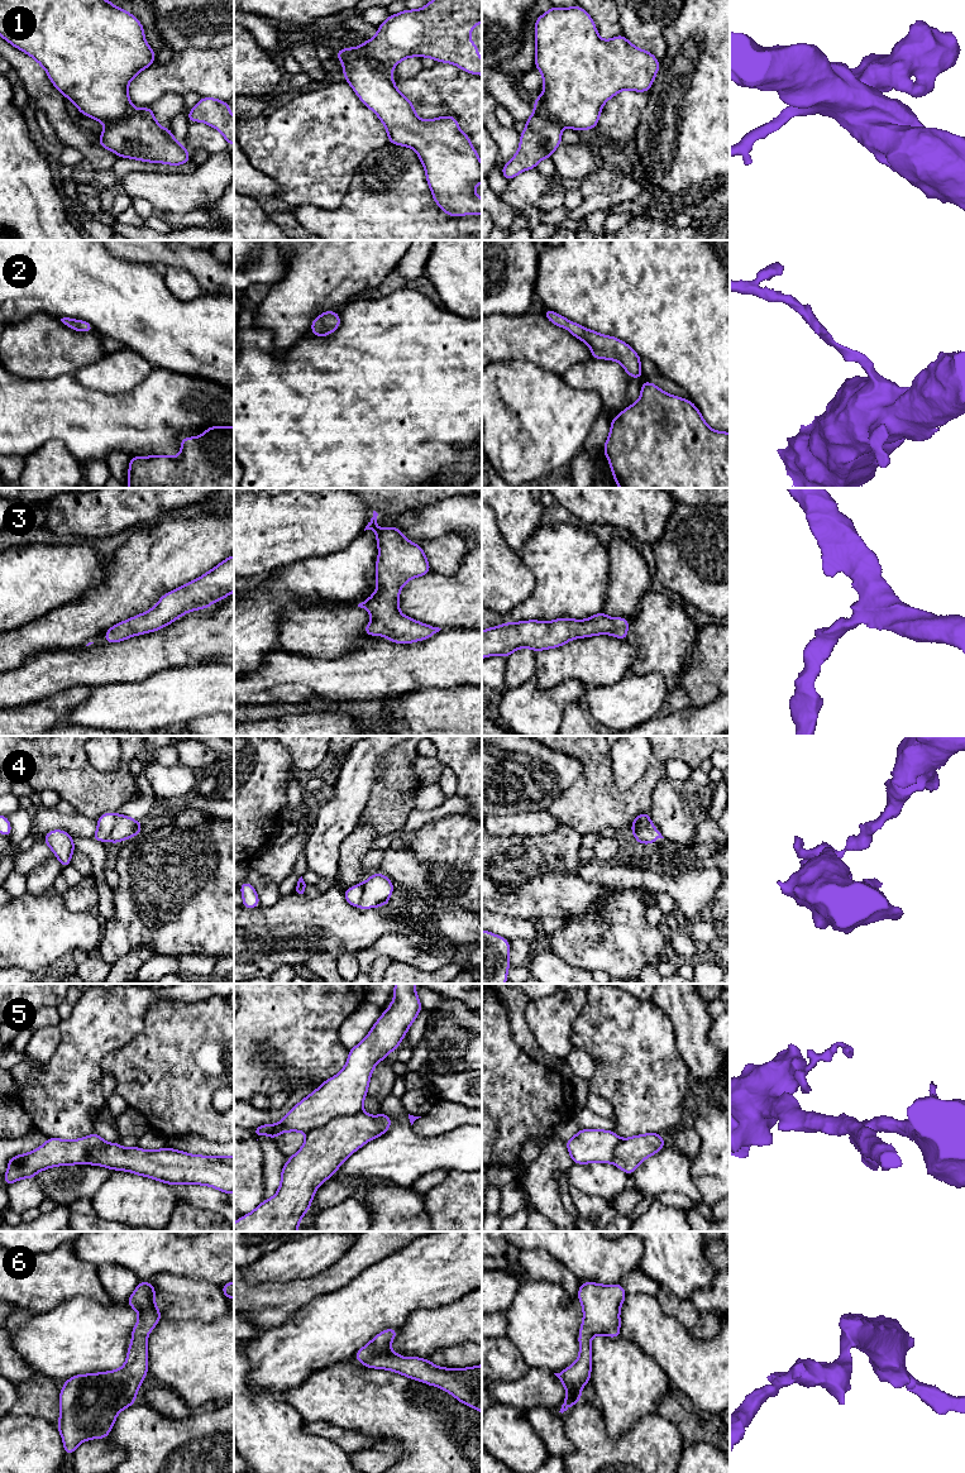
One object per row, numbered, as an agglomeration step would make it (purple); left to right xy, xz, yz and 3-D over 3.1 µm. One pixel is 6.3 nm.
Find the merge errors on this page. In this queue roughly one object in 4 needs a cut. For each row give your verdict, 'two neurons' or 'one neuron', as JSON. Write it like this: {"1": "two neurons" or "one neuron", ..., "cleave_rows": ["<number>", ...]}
{"1": "two neurons", "2": "one neuron", "3": "one neuron", "4": "two neurons", "5": "two neurons", "6": "one neuron", "cleave_rows": ["1", "4", "5"]}

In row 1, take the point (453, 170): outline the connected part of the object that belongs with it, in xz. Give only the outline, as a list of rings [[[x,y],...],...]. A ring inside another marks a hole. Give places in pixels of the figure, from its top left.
[[[362,47],[343,48],[335,52],[335,57],[343,62],[341,72],[357,96],[383,123],[388,143],[410,147],[417,153],[436,205],[449,216],[482,215],[482,199],[473,191],[482,182],[482,163],[469,137],[459,129],[458,120],[453,115],[419,119],[415,106],[397,90],[391,72],[377,68]]]

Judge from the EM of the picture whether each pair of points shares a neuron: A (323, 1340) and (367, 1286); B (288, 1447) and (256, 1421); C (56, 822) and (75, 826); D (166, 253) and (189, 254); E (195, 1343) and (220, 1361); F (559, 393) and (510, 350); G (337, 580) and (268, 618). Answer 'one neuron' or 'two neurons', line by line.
A: one neuron
B: one neuron
C: one neuron
D: one neuron
E: one neuron
F: two neurons
G: one neuron

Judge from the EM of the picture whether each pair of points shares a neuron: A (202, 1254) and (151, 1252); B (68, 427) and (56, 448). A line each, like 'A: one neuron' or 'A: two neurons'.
A: one neuron
B: two neurons

